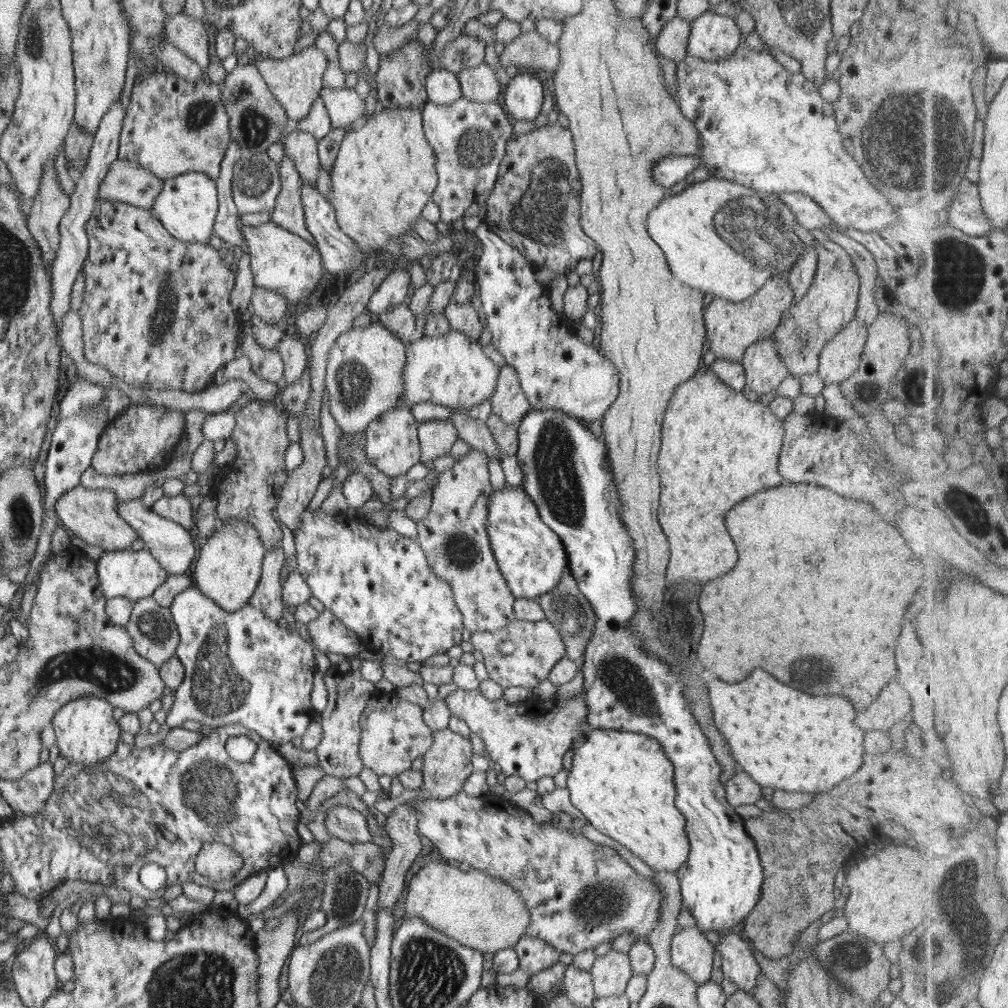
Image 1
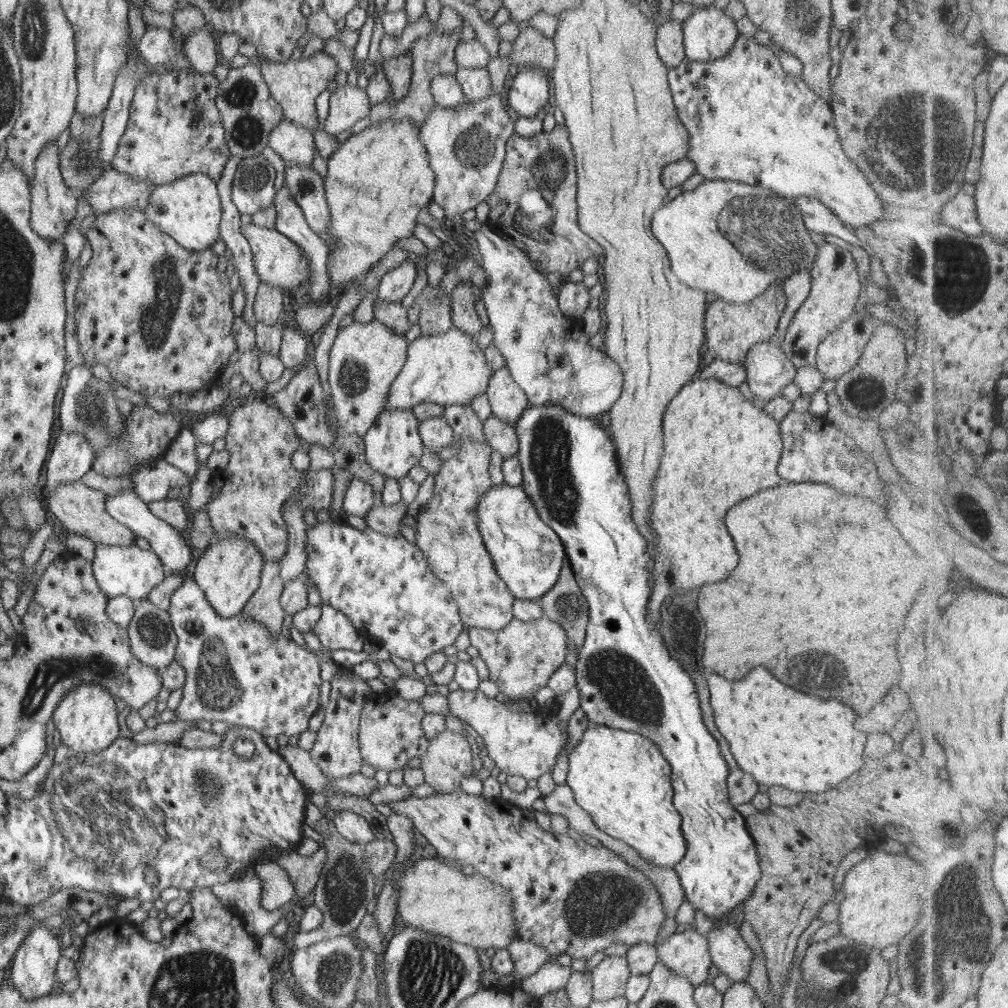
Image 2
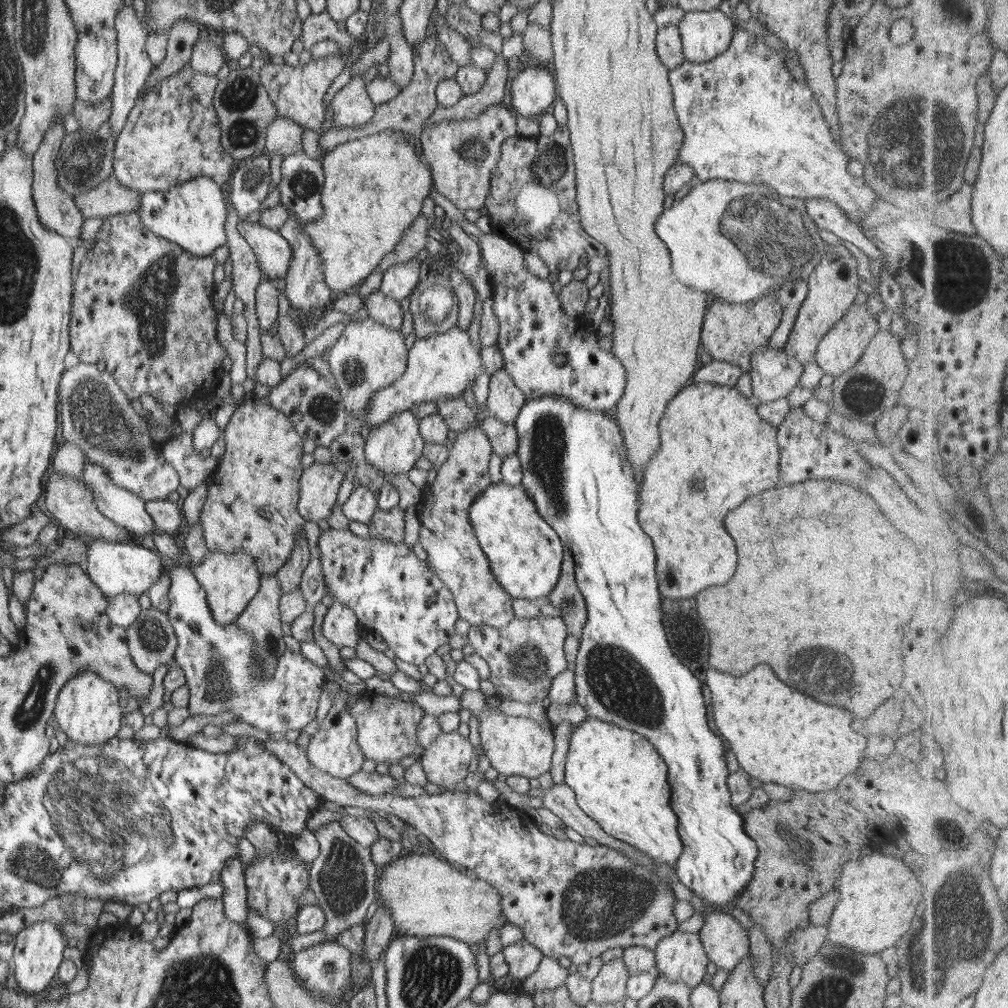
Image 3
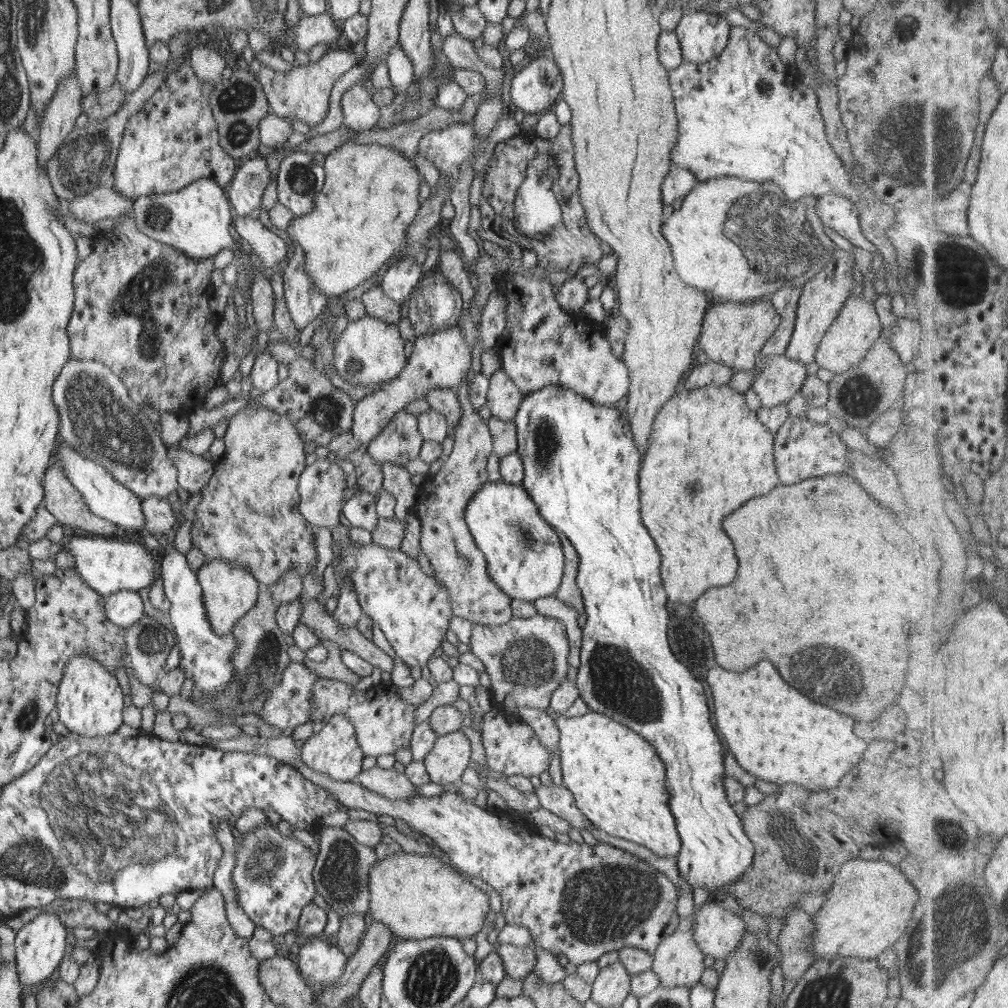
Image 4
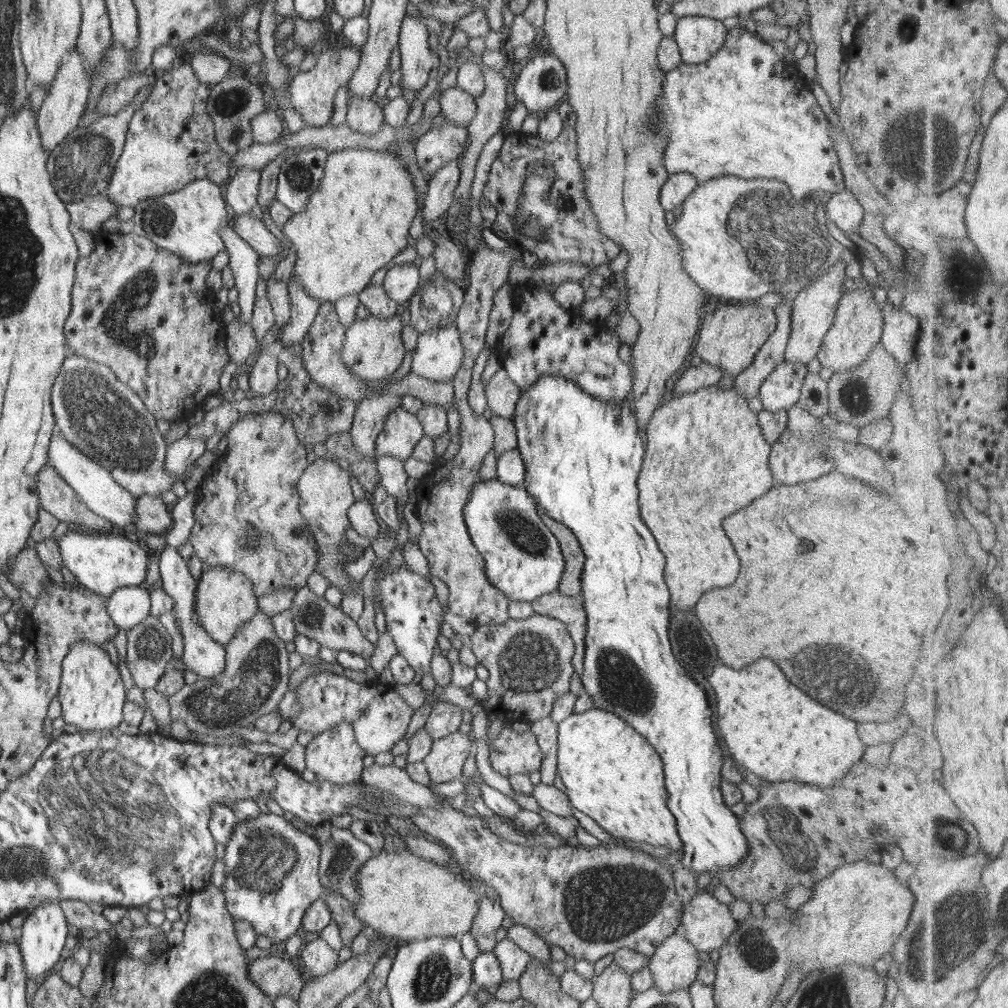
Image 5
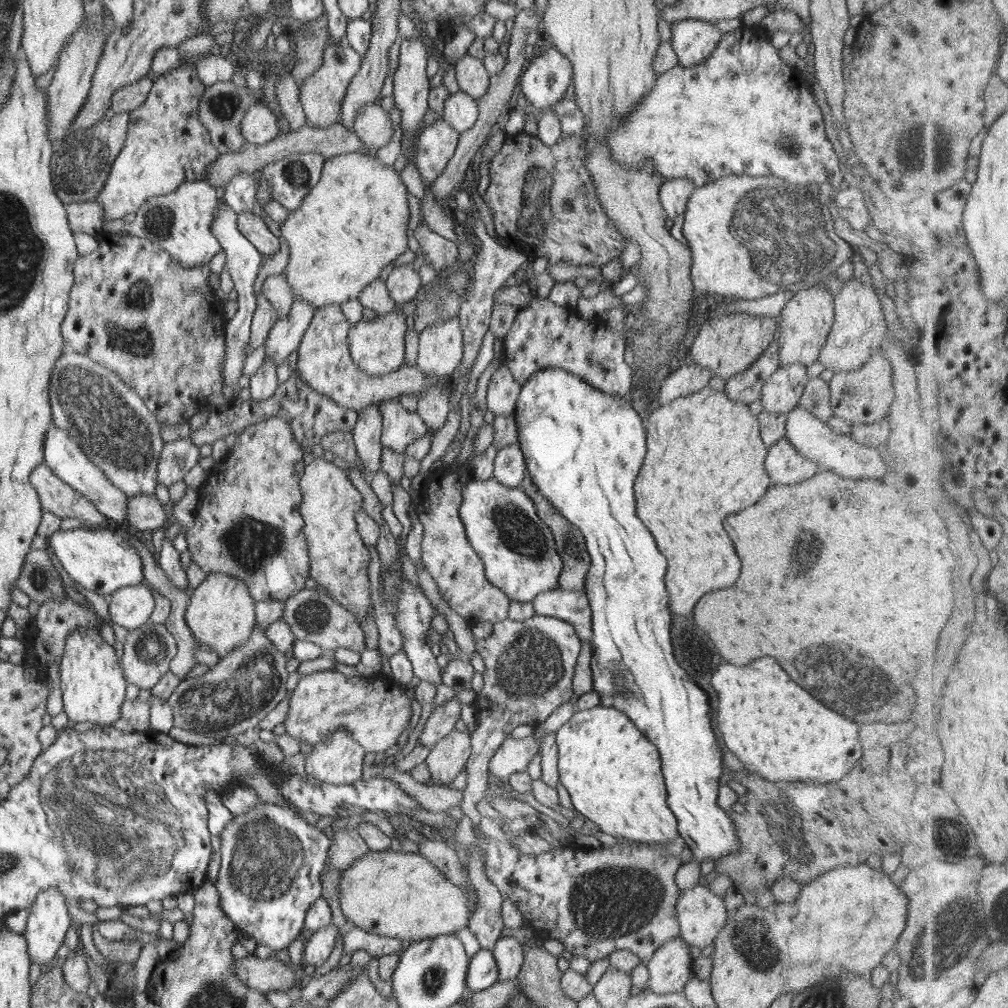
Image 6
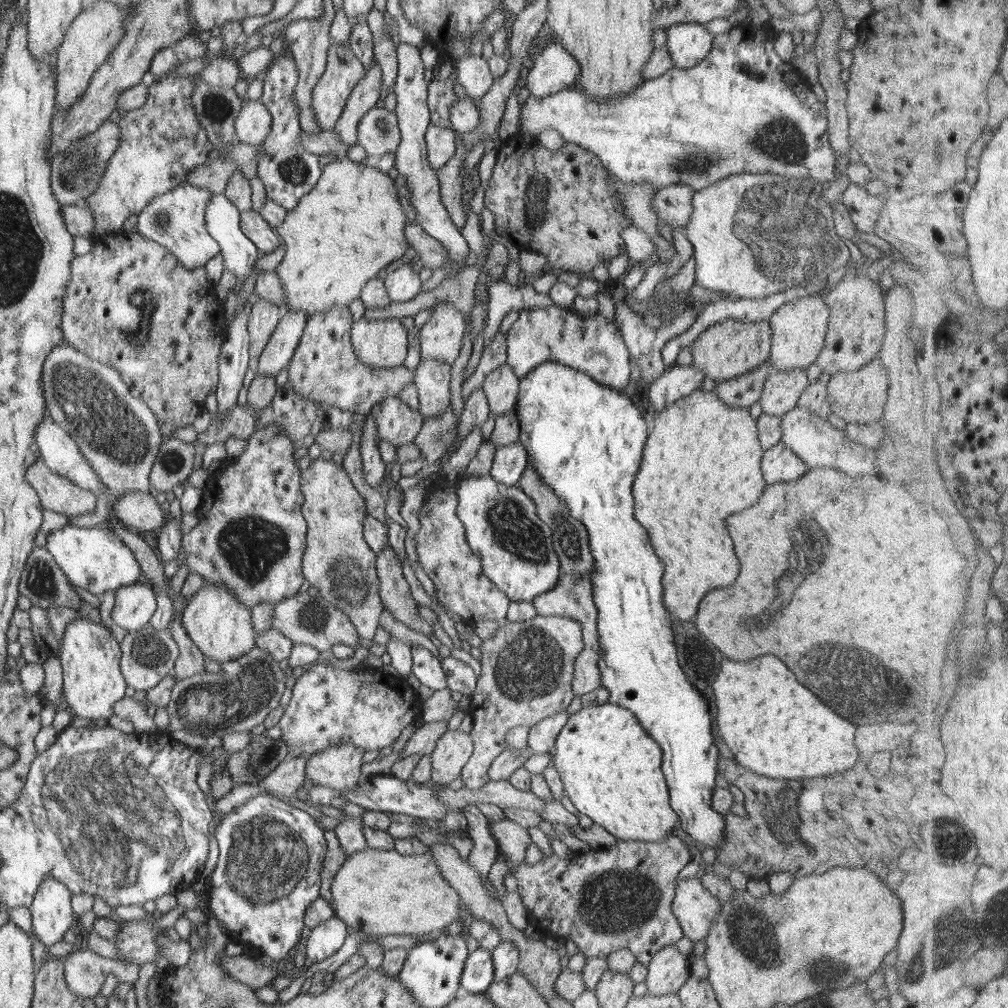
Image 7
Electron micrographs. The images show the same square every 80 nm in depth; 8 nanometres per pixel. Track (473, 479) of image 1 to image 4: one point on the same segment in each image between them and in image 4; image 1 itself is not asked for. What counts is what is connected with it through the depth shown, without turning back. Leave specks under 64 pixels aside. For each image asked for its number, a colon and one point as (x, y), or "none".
2: (446, 533)
3: (452, 552)
4: (445, 540)

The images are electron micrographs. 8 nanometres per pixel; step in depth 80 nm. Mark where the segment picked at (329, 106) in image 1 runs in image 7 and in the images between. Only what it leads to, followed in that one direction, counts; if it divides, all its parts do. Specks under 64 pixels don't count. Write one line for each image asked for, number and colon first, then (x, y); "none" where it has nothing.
2: (346, 104)
3: (351, 106)
4: (359, 111)
5: (363, 114)
6: (371, 125)
7: (377, 133)

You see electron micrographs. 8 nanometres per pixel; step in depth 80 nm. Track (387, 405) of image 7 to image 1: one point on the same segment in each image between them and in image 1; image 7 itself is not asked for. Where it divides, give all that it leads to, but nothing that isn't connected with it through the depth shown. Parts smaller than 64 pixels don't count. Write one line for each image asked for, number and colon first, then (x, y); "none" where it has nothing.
1: (391, 445)
2: (392, 445)
3: (393, 447)
4: (399, 441)
5: (400, 431)
6: (399, 427)

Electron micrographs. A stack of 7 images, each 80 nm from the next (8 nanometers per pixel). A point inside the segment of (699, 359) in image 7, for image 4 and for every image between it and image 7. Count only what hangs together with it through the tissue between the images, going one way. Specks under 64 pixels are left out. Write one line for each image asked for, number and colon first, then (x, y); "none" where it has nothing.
4: (737, 345)
5: (729, 337)
6: (726, 345)

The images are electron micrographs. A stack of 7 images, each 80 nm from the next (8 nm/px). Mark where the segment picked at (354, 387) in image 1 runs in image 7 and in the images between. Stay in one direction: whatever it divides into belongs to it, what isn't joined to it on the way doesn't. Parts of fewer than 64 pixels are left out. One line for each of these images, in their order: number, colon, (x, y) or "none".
2: (364, 359)
3: (367, 356)
4: (369, 351)
5: (372, 349)
6: (376, 347)
7: (382, 344)

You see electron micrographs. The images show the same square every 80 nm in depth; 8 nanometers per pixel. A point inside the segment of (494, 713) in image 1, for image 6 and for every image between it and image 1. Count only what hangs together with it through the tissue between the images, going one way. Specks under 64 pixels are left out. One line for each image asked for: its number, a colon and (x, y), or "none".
2: (519, 745)
3: (513, 748)
4: (510, 748)
5: (510, 752)
6: (513, 756)

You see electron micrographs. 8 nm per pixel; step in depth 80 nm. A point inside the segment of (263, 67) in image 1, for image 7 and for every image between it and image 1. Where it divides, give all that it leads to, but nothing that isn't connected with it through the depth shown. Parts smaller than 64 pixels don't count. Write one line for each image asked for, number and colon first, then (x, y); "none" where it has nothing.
2: (294, 84)
3: (297, 93)
4: (301, 93)
5: (311, 92)
6: (320, 95)
7: (342, 70)

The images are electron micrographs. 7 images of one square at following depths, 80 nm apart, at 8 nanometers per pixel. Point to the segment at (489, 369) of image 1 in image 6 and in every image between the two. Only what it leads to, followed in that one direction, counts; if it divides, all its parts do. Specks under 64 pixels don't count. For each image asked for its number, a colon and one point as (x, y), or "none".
2: (447, 368)
3: (441, 366)
4: (439, 361)
5: (438, 354)
6: (439, 351)

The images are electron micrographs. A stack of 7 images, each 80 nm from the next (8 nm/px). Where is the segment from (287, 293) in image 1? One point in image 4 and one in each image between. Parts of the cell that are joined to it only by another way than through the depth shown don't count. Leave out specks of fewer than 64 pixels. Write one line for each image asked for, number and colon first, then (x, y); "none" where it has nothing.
2: (278, 262)
3: (272, 253)
4: (271, 250)

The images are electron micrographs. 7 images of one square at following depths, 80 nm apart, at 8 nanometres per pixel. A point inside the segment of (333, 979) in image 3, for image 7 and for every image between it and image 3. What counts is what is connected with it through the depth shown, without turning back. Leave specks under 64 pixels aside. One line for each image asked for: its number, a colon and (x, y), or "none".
4: (320, 961)
5: (317, 957)
6: (316, 949)
7: (324, 939)

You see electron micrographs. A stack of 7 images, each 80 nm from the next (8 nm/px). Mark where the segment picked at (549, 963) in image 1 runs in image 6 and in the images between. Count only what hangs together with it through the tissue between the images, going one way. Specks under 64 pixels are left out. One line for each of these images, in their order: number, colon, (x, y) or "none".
2: (527, 957)
3: (522, 958)
4: (517, 961)
5: (512, 961)
6: (507, 954)

